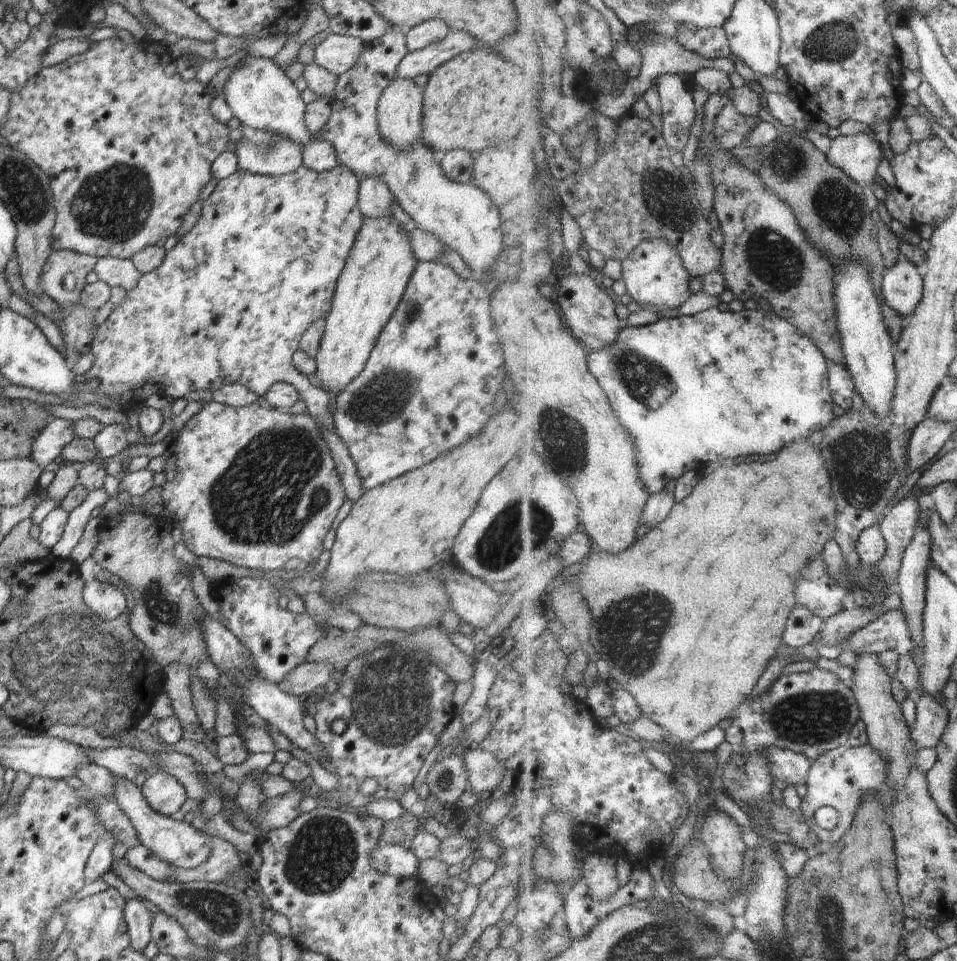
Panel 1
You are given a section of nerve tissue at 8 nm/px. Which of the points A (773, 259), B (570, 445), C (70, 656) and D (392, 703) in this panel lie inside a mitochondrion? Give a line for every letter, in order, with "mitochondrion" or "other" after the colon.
A: mitochondrion
B: mitochondrion
C: mitochondrion
D: mitochondrion

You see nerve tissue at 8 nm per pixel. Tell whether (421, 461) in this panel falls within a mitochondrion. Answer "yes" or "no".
no

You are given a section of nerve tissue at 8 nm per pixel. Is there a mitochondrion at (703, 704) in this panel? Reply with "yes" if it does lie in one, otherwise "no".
no

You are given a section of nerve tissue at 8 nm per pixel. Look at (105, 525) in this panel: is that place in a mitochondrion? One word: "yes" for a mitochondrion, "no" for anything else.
no

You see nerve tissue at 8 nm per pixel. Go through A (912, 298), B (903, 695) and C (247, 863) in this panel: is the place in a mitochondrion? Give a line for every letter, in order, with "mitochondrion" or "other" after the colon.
A: other
B: other
C: other

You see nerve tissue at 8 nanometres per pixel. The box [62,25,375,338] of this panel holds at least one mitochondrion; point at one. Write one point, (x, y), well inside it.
(113, 205)

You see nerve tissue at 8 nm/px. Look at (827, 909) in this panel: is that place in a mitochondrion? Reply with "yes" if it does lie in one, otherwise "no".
yes

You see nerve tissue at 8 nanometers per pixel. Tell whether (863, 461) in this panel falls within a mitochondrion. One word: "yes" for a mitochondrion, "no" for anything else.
yes

